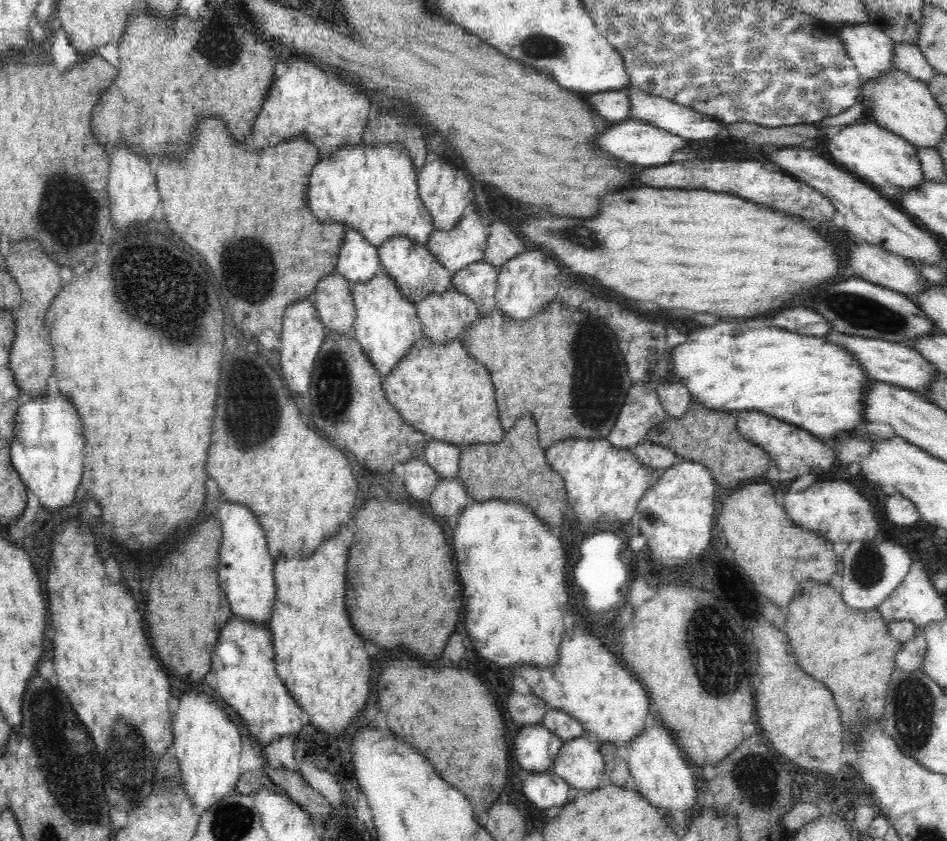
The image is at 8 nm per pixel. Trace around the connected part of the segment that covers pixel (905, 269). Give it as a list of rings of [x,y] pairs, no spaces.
[[[846,242],[846,244],[850,244],[850,252],[846,252],[846,256],[850,256],[850,260],[846,260],[846,270],[850,272],[854,270],[854,274],[862,280],[900,292],[909,298],[920,294],[930,283],[916,271],[915,267],[908,265],[904,257],[896,256],[882,247],[870,244],[852,244],[852,242]]]

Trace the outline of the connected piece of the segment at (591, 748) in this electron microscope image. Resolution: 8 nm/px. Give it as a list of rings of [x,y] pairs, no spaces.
[[[584,736],[566,741],[554,759],[552,772],[580,792],[600,788],[605,768],[599,745]]]

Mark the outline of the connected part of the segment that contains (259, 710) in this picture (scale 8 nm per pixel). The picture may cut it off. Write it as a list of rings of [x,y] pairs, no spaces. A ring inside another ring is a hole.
[[[232,616],[219,632],[217,643],[211,654],[211,673],[216,677],[220,698],[240,716],[248,732],[254,736],[259,750],[263,750],[271,742],[284,736],[297,738],[300,732],[304,732],[300,723],[302,709],[296,706],[289,689],[282,684],[281,677],[277,675],[272,635],[266,626],[255,625],[251,621],[243,621],[240,617]]]

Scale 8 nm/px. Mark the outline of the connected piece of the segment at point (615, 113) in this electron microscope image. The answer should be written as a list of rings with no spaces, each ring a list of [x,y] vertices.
[[[614,90],[590,94],[588,104],[594,104],[594,110],[610,122],[623,122],[630,117],[630,101],[625,90]]]

